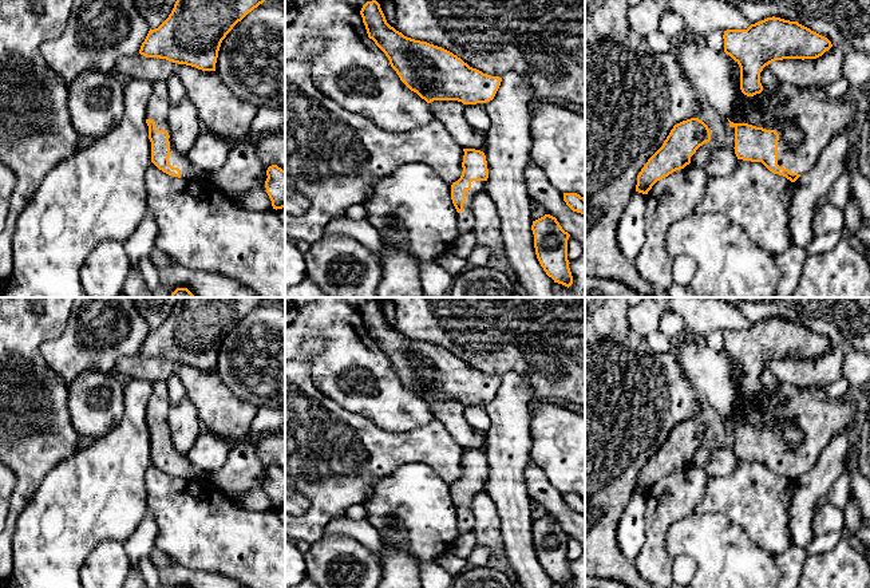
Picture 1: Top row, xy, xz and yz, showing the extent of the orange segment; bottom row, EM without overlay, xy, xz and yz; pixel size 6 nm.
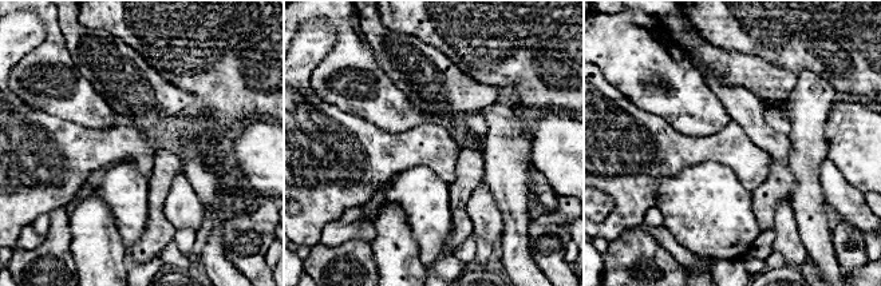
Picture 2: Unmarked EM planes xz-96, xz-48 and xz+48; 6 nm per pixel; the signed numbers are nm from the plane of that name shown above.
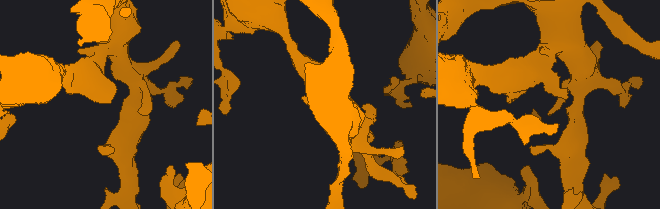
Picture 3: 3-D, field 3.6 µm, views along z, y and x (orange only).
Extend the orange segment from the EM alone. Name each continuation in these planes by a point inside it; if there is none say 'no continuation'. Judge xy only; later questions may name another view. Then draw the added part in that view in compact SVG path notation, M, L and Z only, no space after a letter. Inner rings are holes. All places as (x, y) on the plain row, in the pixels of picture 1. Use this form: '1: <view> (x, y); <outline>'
1: xy (189, 470); M169 438L169 445L170 445L170 457L169 457L169 463L173 467L178 467L181 470L181 478L186 481L191 480L202 480L206 478L207 475L198 467L195 466L186 455L179 454L175 447L171 443L171 439Z

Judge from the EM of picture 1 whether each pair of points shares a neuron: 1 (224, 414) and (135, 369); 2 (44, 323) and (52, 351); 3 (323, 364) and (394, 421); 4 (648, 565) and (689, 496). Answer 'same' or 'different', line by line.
1: same
2: different
3: same
4: same

